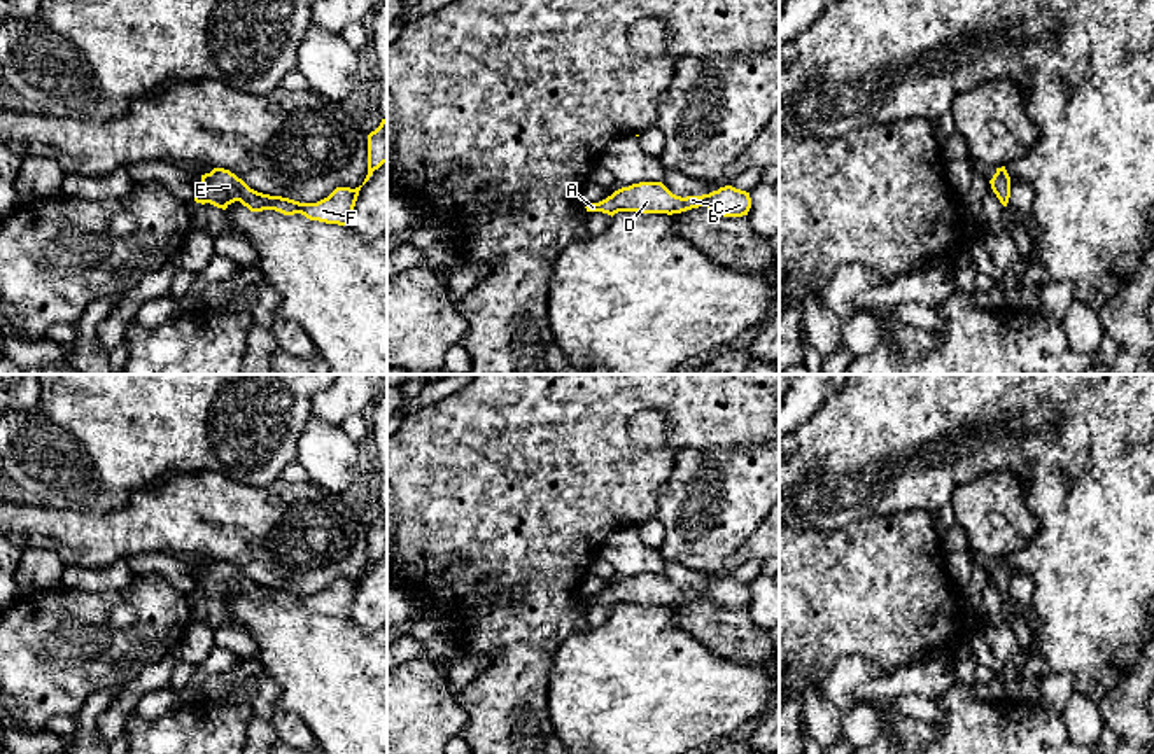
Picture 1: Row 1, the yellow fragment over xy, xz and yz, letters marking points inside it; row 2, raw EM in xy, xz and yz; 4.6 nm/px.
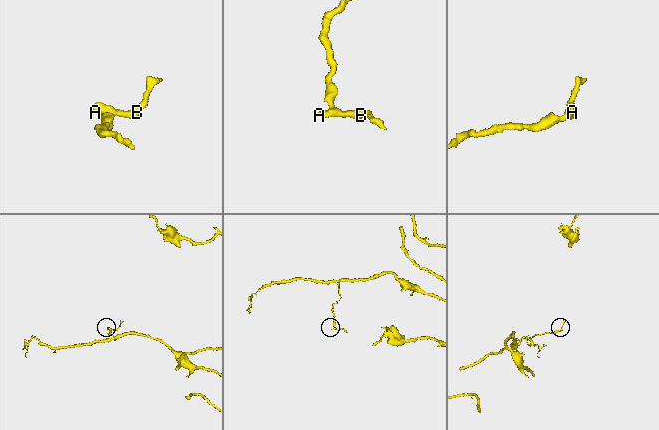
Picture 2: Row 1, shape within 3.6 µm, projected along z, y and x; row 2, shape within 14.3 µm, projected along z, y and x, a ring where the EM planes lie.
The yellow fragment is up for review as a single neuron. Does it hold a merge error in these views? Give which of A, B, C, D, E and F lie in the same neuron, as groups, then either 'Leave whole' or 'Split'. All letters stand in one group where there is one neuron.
Groups: A B C D E F. Leave whole

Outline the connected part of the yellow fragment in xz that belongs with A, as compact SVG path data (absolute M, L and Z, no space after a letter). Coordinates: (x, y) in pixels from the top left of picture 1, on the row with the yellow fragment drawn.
M639 182L615 191L599 203L587 205L587 212L615 215L618 212L637 213L681 213L692 208L707 206L723 217L742 217L751 208L749 192L732 185L720 187L702 196L676 196L662 182Z

